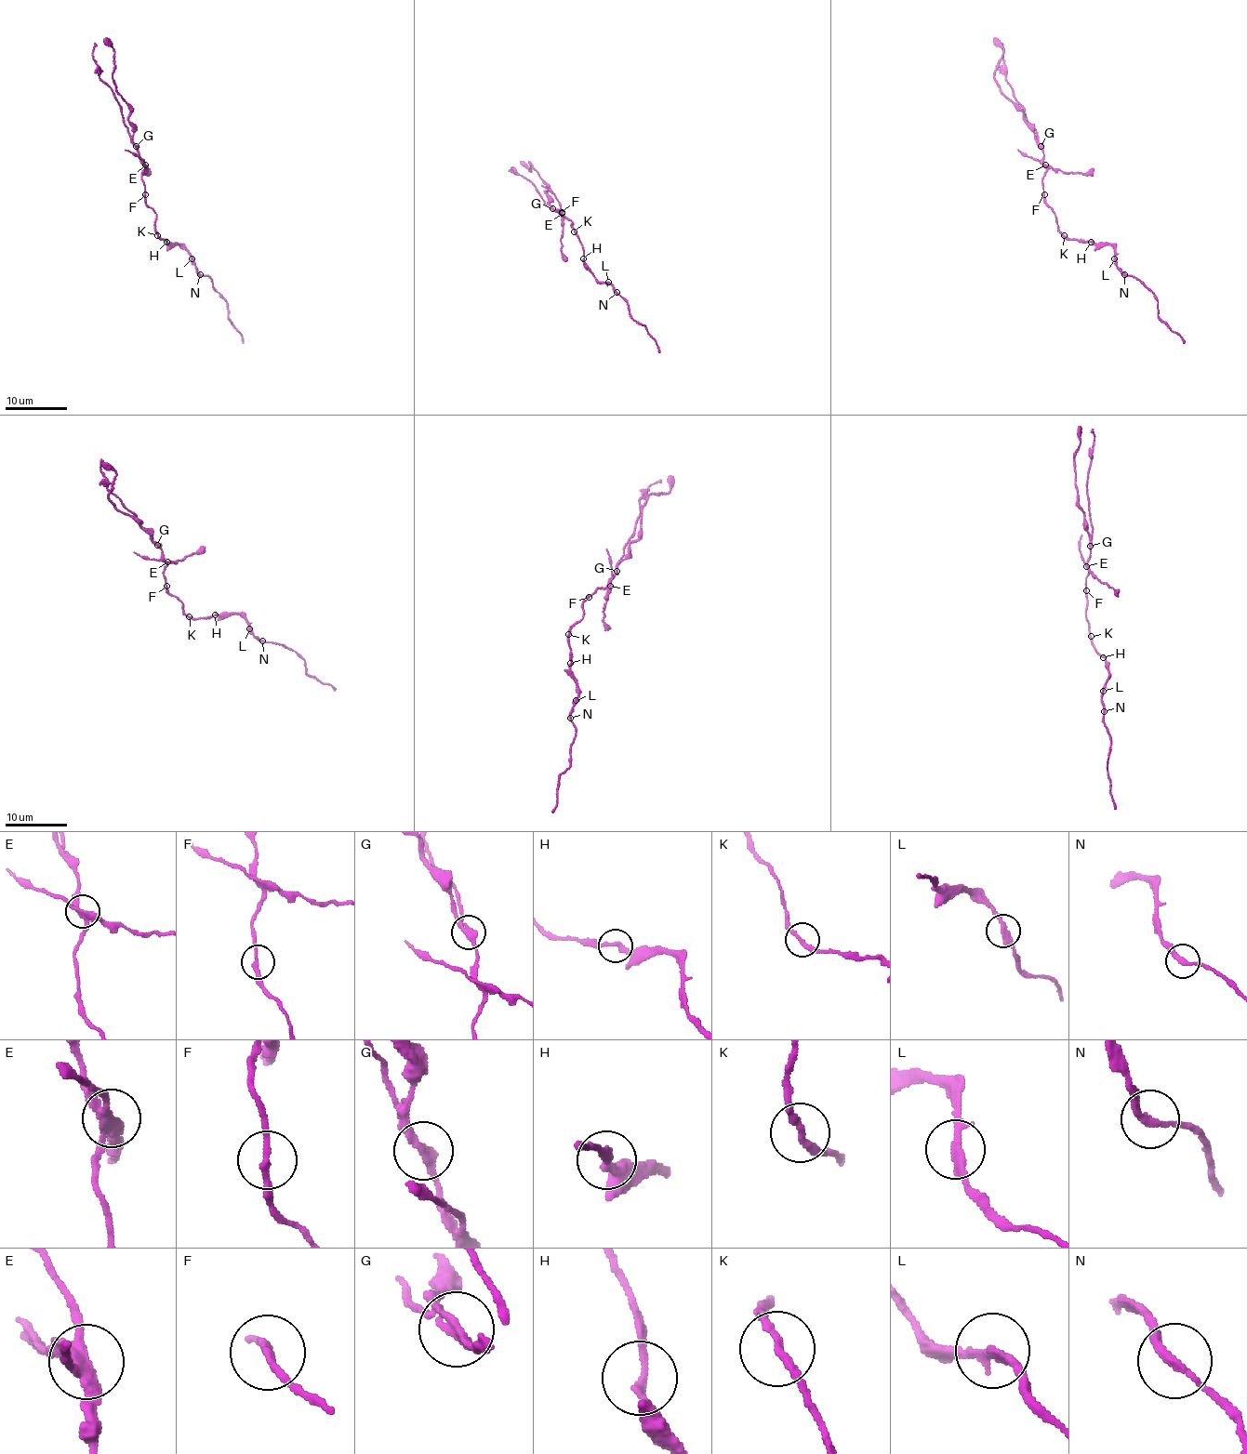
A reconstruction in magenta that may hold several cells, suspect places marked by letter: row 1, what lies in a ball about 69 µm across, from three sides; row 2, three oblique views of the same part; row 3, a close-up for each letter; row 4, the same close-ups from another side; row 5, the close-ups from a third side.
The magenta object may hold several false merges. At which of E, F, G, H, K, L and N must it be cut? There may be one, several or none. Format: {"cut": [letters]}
{"cut": ["E", "G"]}

